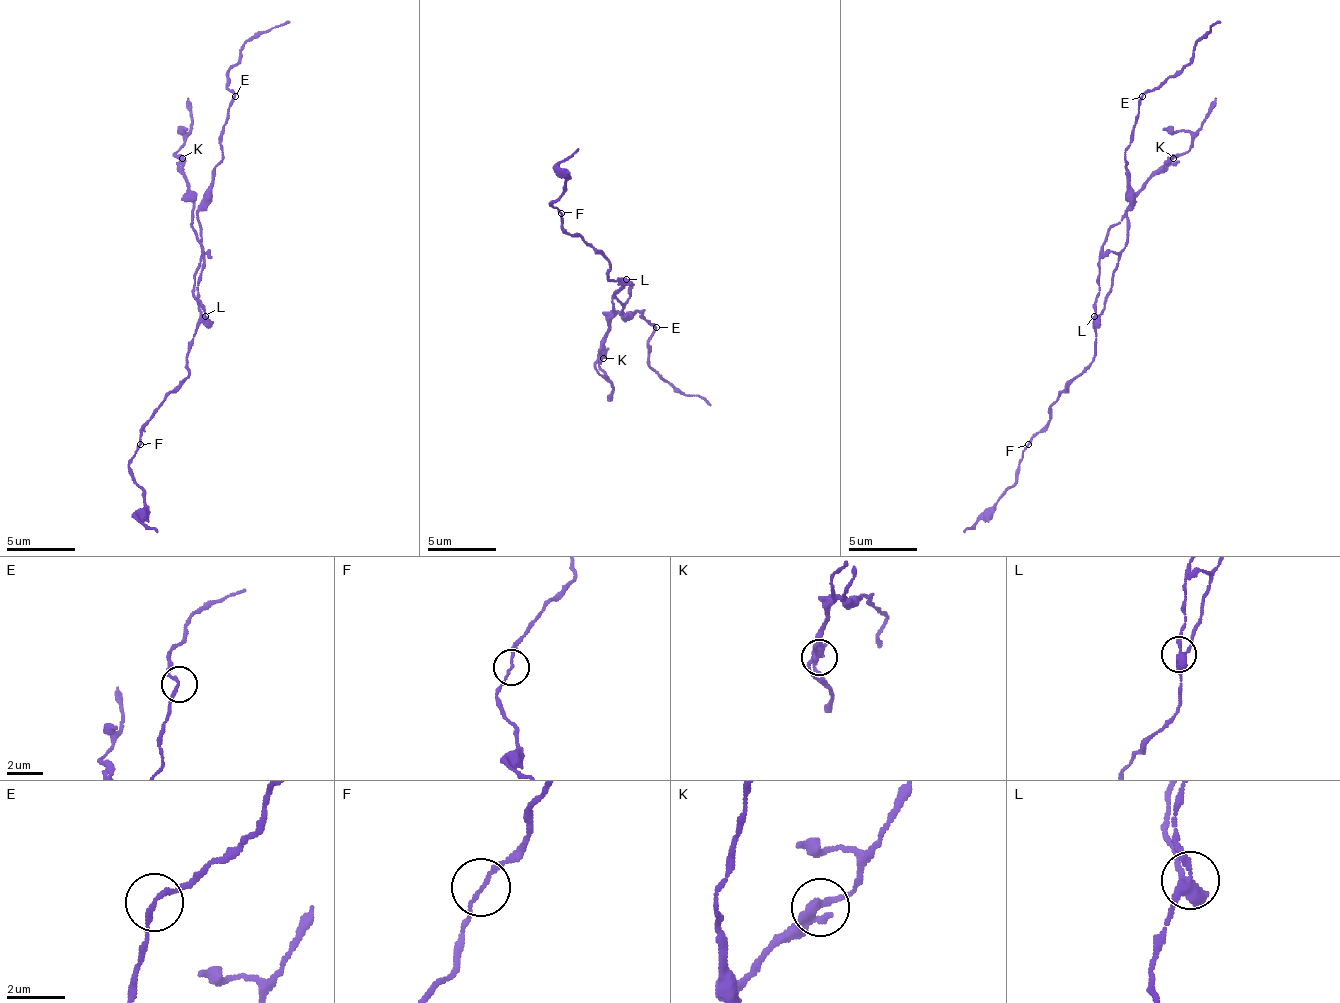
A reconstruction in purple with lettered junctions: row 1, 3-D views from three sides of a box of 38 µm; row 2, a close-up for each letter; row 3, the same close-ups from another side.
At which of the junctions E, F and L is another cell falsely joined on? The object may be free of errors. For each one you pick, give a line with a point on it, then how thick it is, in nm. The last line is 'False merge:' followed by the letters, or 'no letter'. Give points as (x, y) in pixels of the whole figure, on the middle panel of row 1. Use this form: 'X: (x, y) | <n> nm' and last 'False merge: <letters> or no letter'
L: (626, 279) | 320 nm
False merge: L

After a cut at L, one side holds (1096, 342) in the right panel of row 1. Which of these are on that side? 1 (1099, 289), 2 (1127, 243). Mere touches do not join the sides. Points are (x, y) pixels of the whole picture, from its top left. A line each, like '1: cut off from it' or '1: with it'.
1: cut off from it
2: with it

